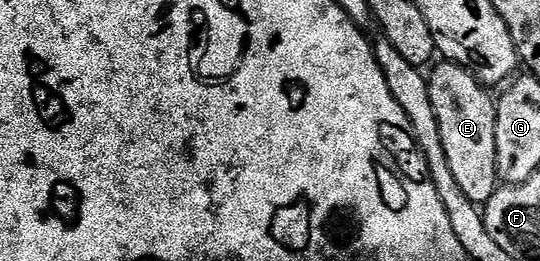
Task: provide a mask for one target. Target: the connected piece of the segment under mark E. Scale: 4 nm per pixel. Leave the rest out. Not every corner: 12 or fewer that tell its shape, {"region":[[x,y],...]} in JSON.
{"region":[[463,66],[428,73],[455,182],[498,190],[494,97]]}

